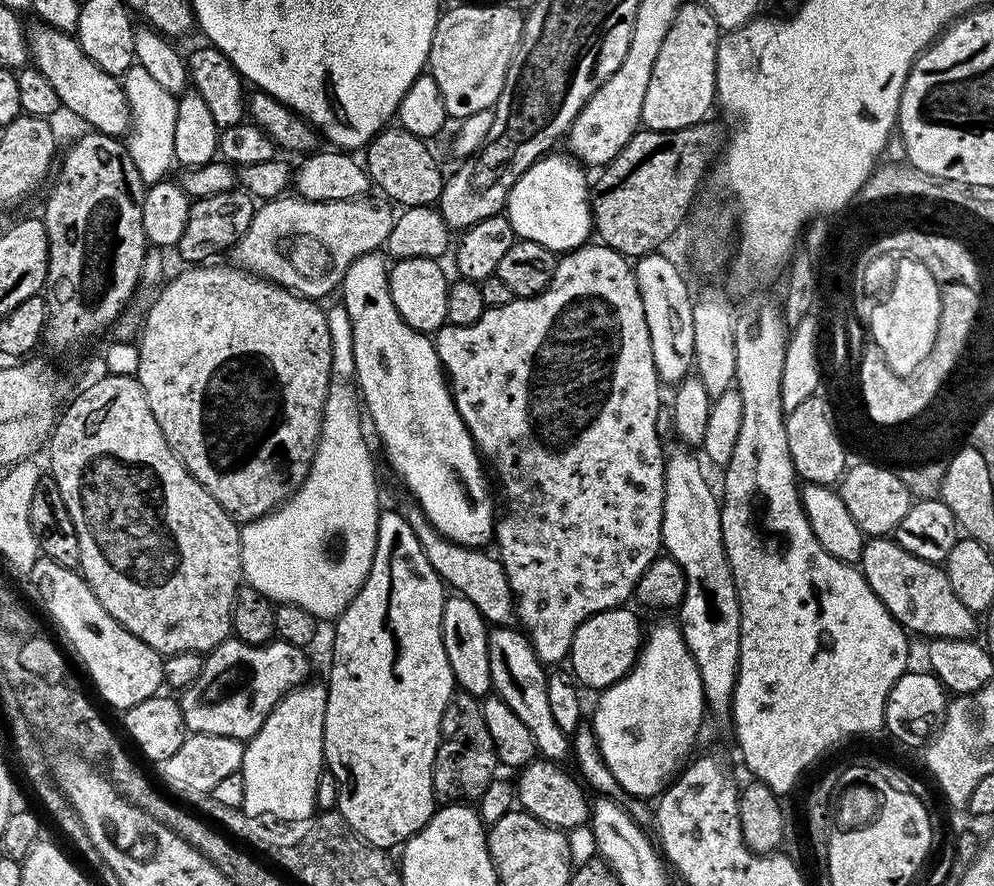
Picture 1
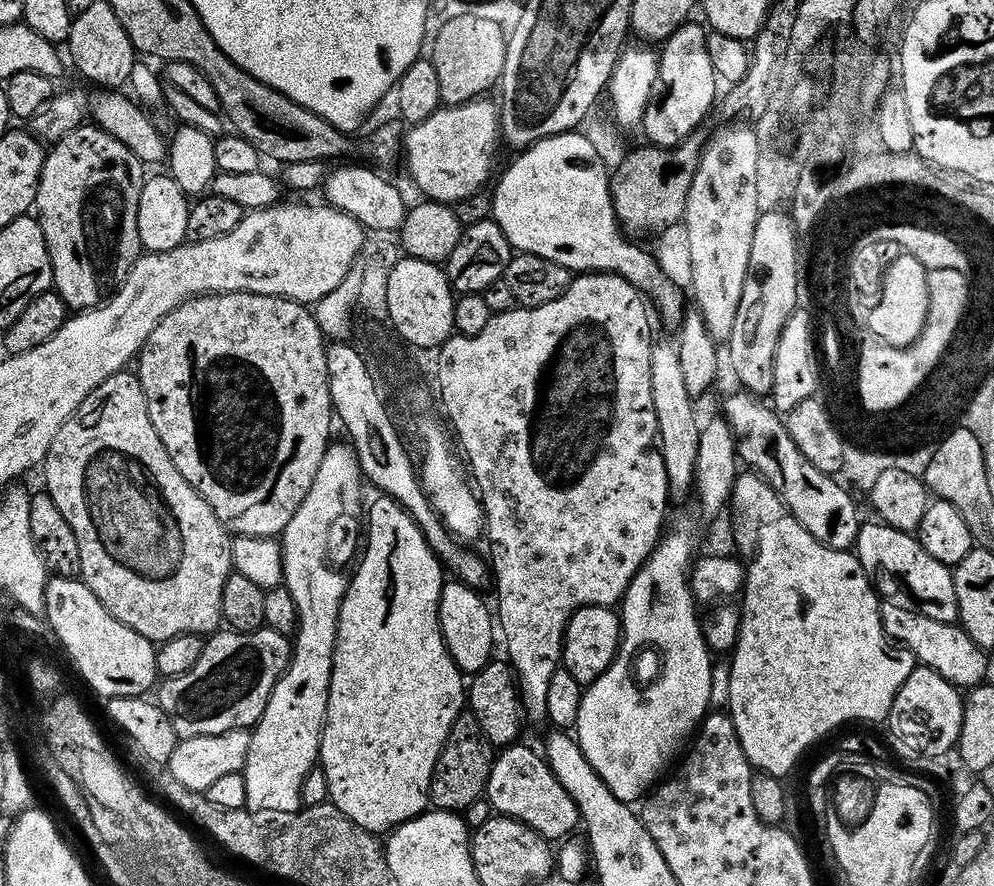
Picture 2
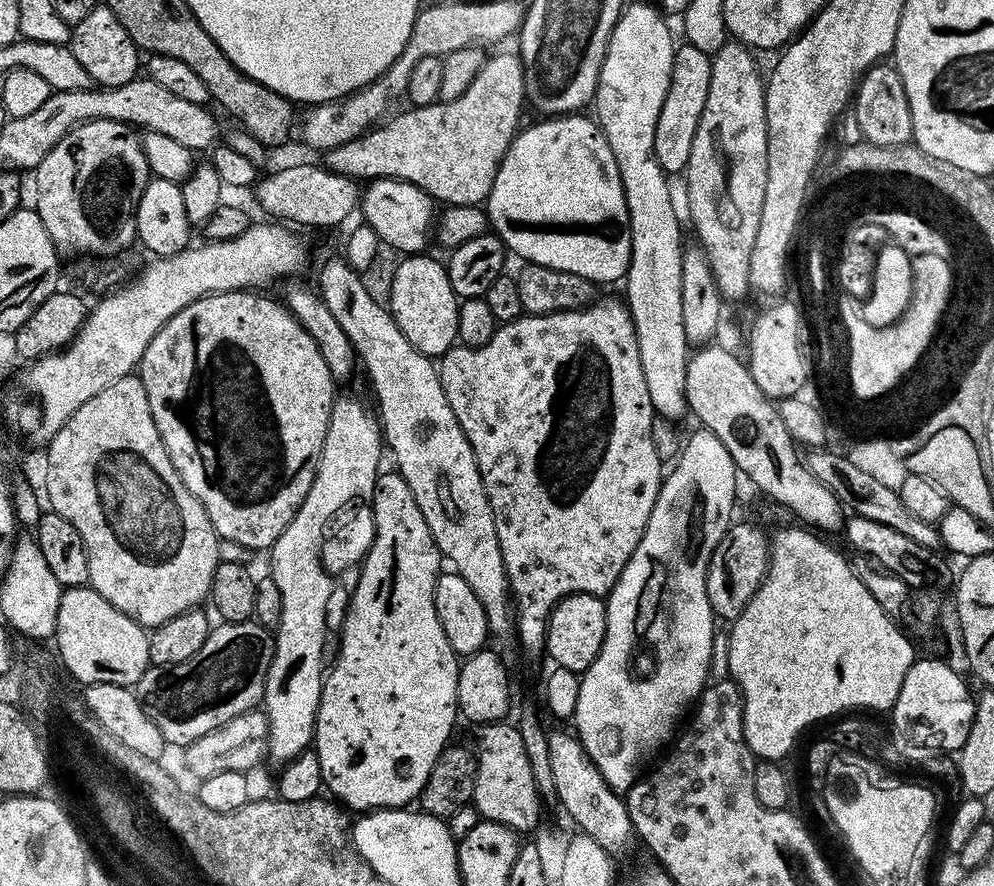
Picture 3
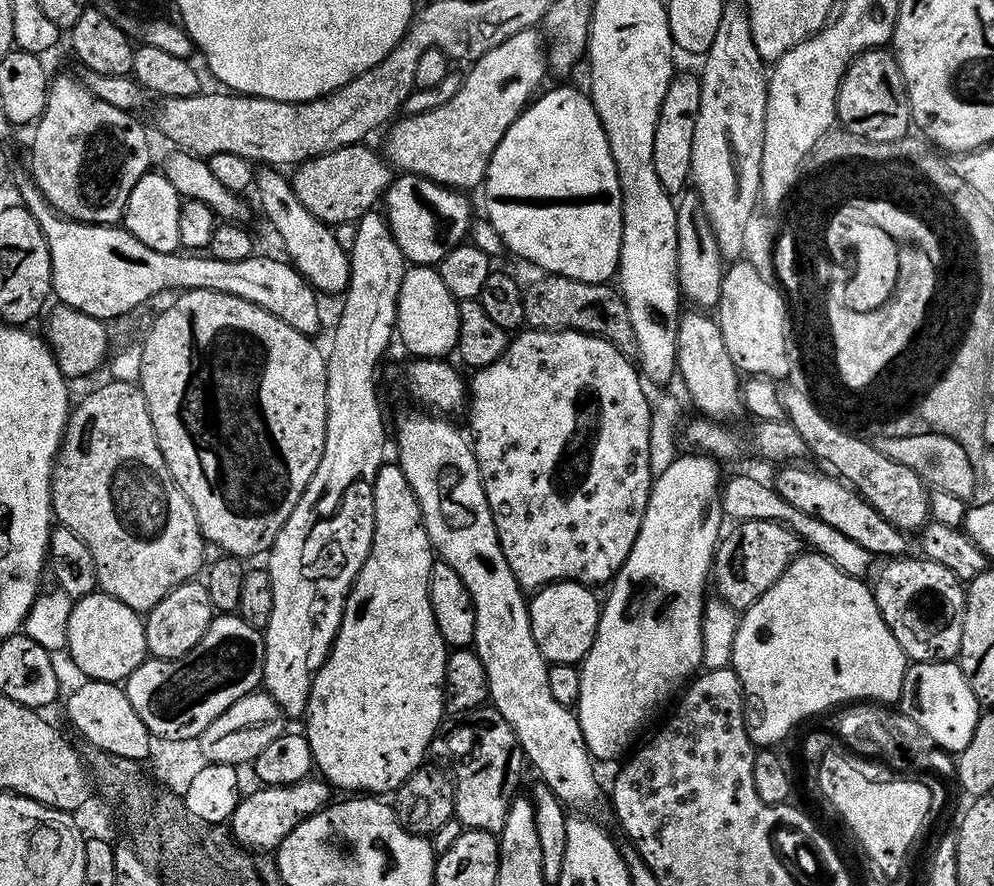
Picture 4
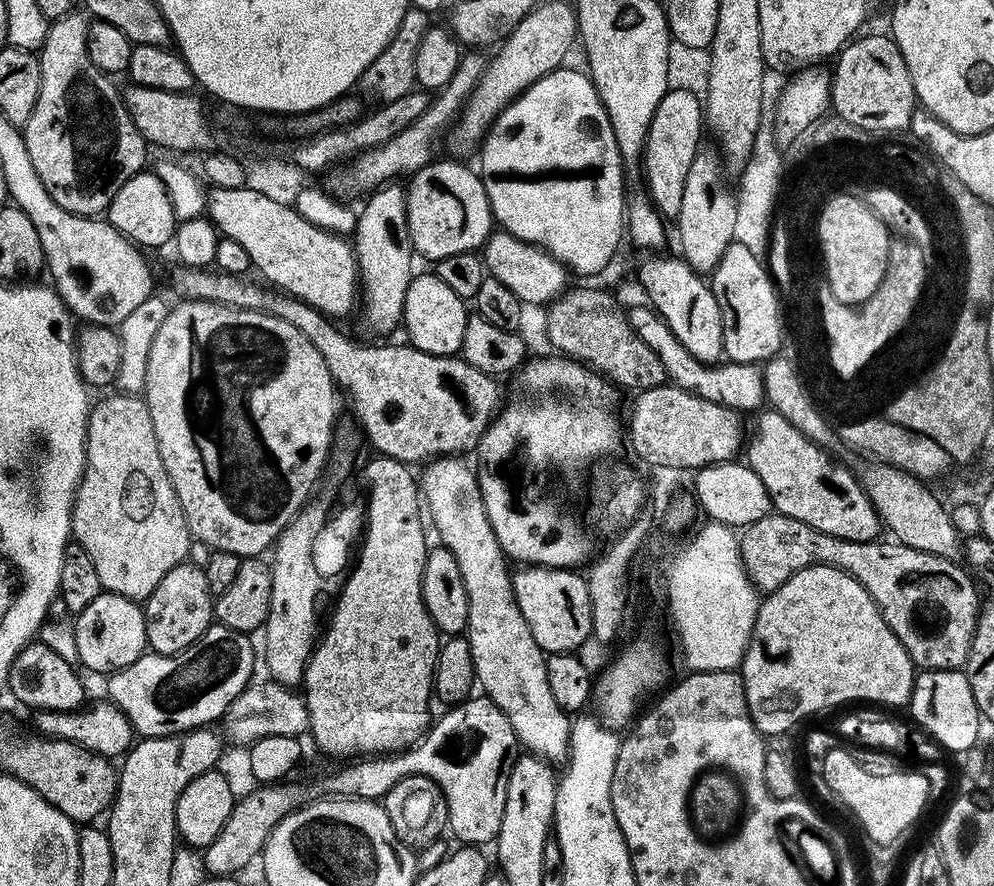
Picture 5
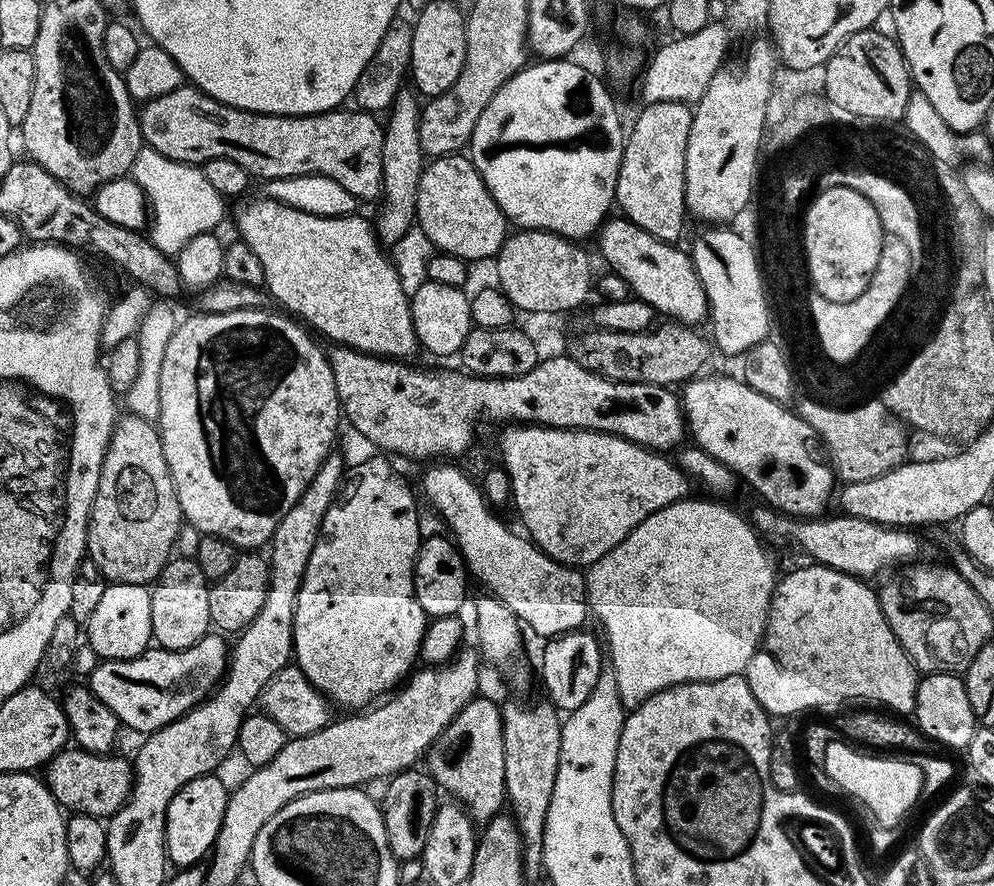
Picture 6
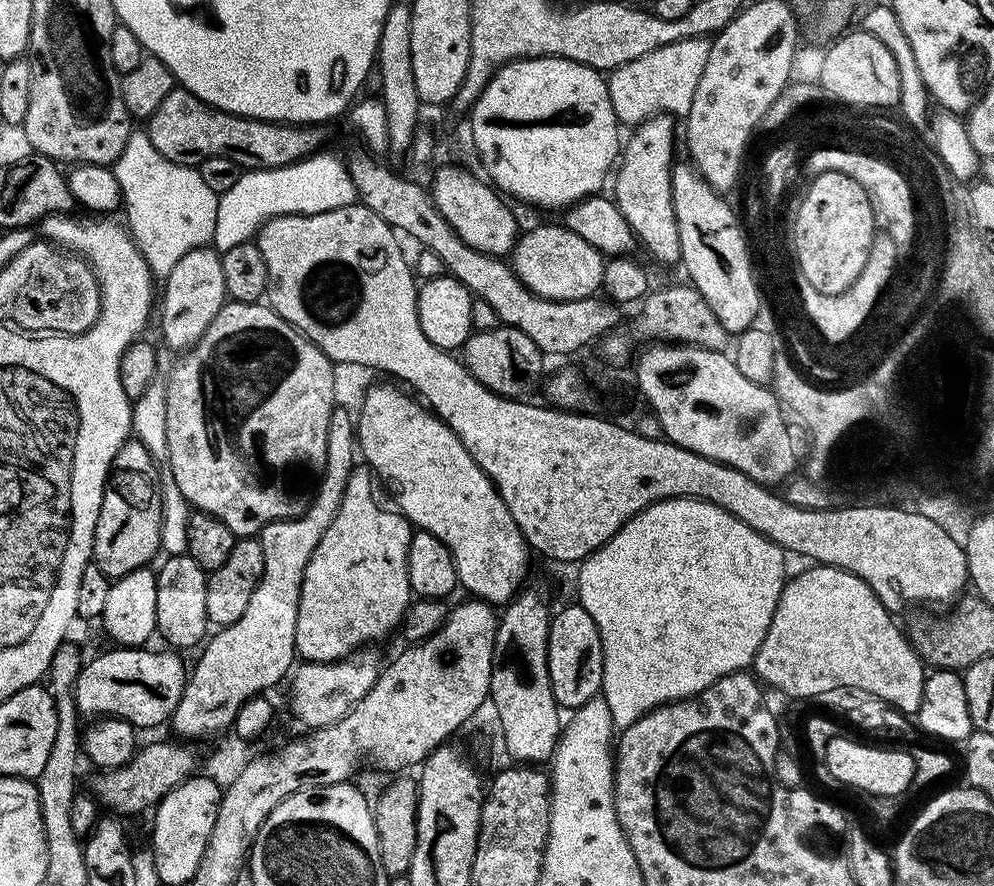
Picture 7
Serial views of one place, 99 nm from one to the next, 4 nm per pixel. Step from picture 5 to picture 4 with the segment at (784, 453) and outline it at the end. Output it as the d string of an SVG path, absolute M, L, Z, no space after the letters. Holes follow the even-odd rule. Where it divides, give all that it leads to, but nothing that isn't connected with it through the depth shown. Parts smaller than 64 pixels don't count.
M804 466L781 467L784 469L776 476L775 490L786 502L802 510L804 514L834 526L834 529L840 530L851 541L871 552L873 557L899 558L909 551L909 537L890 522L886 522L886 518L882 518L882 514L878 514L874 506L866 503L855 488L827 471L815 472L812 468L800 467Z

